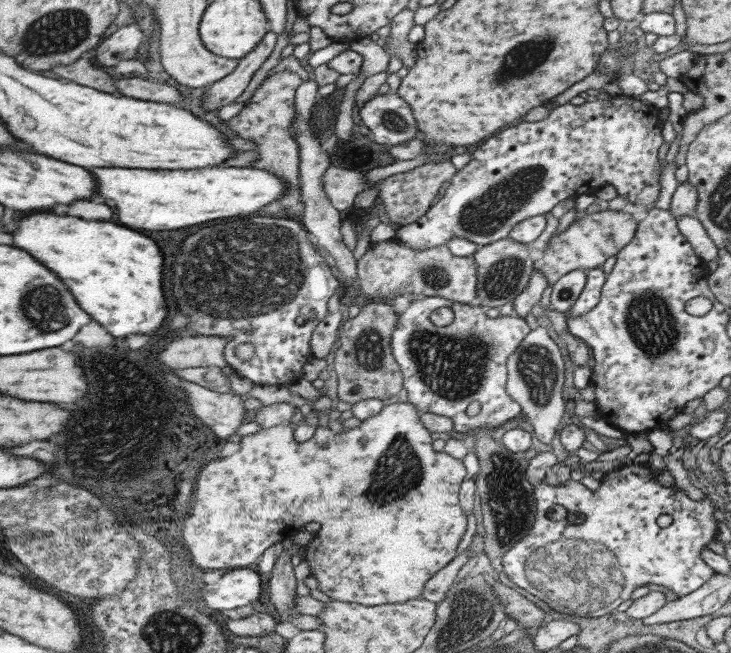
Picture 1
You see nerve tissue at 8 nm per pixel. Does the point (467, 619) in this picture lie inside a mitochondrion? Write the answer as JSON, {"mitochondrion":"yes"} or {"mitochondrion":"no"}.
{"mitochondrion":"yes"}

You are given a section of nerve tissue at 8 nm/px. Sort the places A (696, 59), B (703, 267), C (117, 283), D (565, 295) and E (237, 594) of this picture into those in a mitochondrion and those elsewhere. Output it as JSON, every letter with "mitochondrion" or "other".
{"A":"other","B":"other","C":"other","D":"mitochondrion","E":"other"}

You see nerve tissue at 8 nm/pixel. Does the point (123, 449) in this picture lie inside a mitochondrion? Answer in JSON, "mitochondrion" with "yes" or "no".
{"mitochondrion":"yes"}

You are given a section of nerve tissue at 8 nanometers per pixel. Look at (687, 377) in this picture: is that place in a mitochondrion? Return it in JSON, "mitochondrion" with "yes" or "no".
{"mitochondrion":"no"}

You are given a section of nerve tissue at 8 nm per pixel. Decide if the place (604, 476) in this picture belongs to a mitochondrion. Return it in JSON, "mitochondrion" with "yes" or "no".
{"mitochondrion":"no"}

